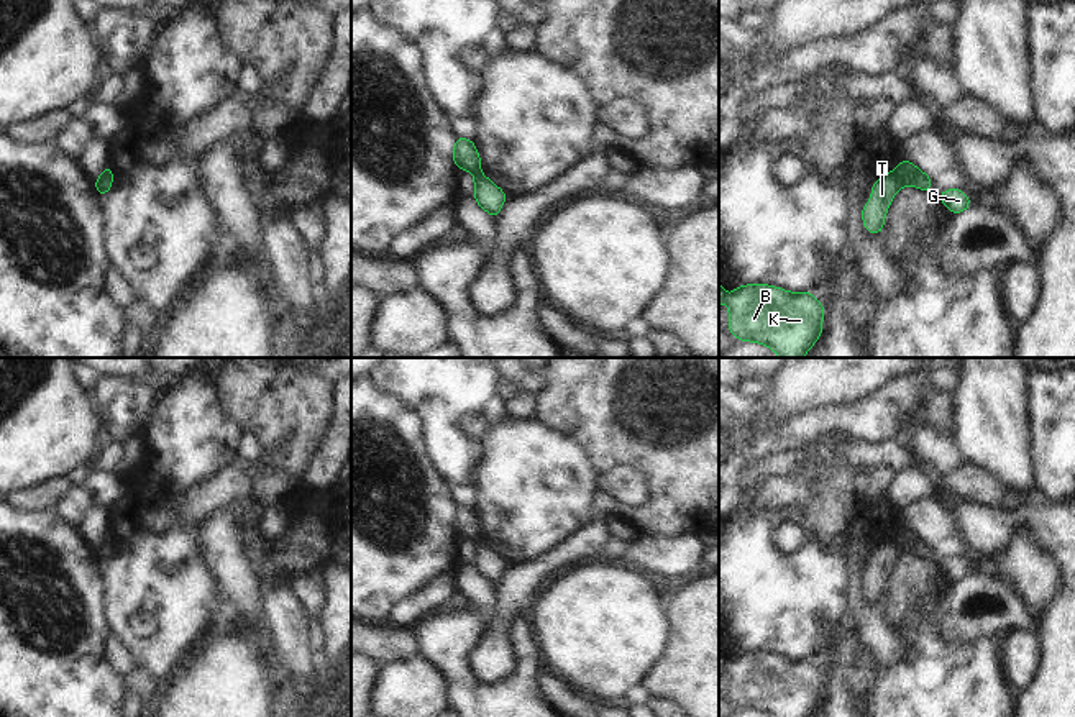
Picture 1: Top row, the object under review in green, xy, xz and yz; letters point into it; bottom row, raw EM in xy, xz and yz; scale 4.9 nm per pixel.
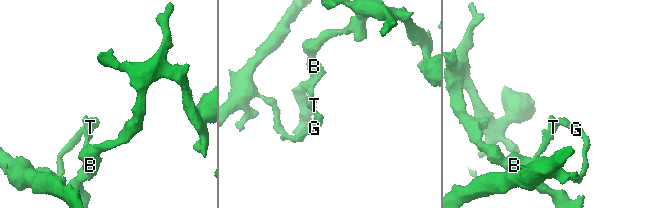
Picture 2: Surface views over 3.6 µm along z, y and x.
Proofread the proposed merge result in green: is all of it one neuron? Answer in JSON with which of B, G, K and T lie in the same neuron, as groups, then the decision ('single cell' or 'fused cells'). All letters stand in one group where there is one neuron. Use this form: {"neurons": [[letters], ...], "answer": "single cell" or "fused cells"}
{"neurons": [["B", "K", "T"], ["G"]], "answer": "fused cells"}

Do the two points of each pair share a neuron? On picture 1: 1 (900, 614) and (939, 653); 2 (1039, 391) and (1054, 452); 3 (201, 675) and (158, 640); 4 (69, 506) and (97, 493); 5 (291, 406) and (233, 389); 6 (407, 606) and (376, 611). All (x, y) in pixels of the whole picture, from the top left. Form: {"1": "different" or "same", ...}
{"1": "different", "2": "same", "3": "different", "4": "same", "5": "same", "6": "different"}

